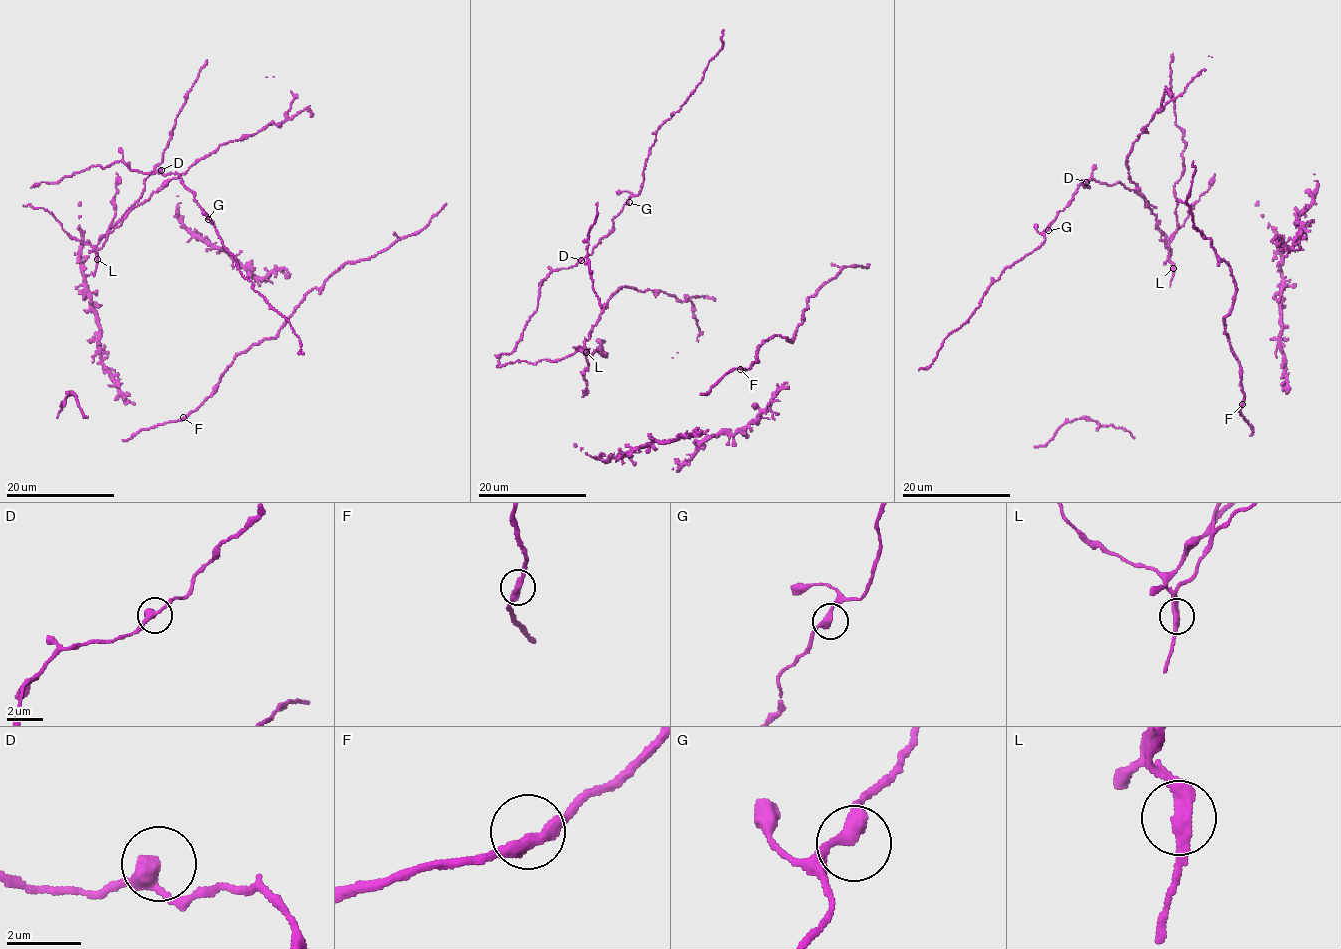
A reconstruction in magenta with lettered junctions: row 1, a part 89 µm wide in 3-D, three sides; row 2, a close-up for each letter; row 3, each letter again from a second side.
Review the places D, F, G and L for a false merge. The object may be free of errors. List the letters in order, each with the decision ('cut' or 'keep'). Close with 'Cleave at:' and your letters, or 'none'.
D: keep
F: keep
G: keep
L: cut
Cleave at: L

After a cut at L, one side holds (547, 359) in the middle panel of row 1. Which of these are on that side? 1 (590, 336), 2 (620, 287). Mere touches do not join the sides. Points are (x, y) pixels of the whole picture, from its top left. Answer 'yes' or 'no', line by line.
1: no
2: no

